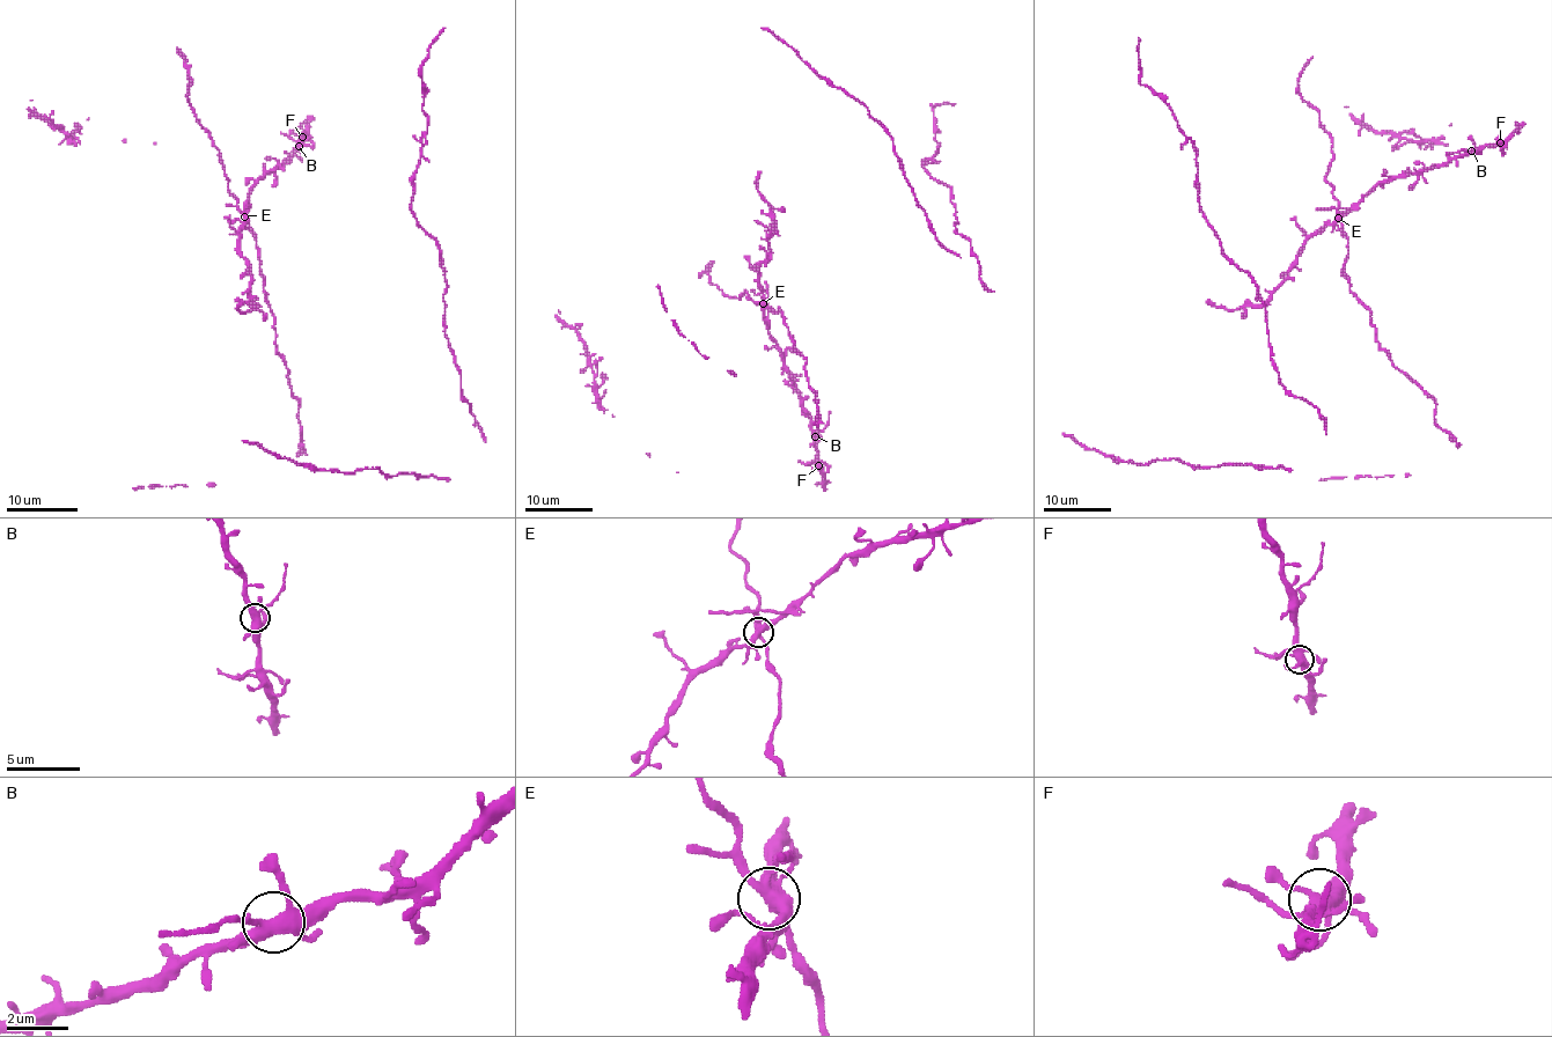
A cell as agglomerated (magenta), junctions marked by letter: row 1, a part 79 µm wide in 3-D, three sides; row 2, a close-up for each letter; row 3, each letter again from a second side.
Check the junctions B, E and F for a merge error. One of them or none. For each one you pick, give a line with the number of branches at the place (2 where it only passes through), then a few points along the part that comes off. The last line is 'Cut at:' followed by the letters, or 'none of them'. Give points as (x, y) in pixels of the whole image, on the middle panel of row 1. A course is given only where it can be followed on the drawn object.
E: branches 6; course (763, 303), (773, 314), (780, 310), (793, 345), (807, 360), (807, 381), (817, 399), (817, 421), (814, 423)
Cut at: E

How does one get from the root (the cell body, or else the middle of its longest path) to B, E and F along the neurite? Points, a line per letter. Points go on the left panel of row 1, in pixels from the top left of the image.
B: (248, 267), (240, 250), (240, 227), (245, 220), (248, 196), (266, 173), (299, 146)
E: (248, 267), (240, 250), (243, 217)
F: (248, 267), (240, 250), (240, 227), (245, 220), (248, 196), (266, 173), (296, 149), (302, 137)

